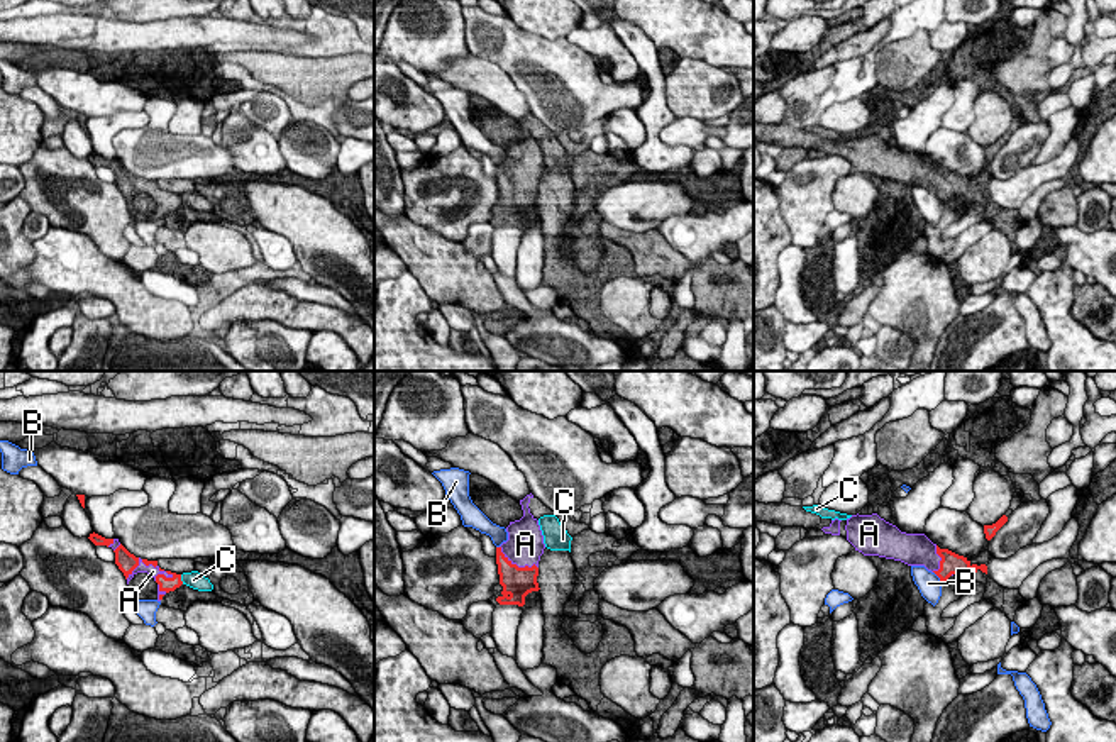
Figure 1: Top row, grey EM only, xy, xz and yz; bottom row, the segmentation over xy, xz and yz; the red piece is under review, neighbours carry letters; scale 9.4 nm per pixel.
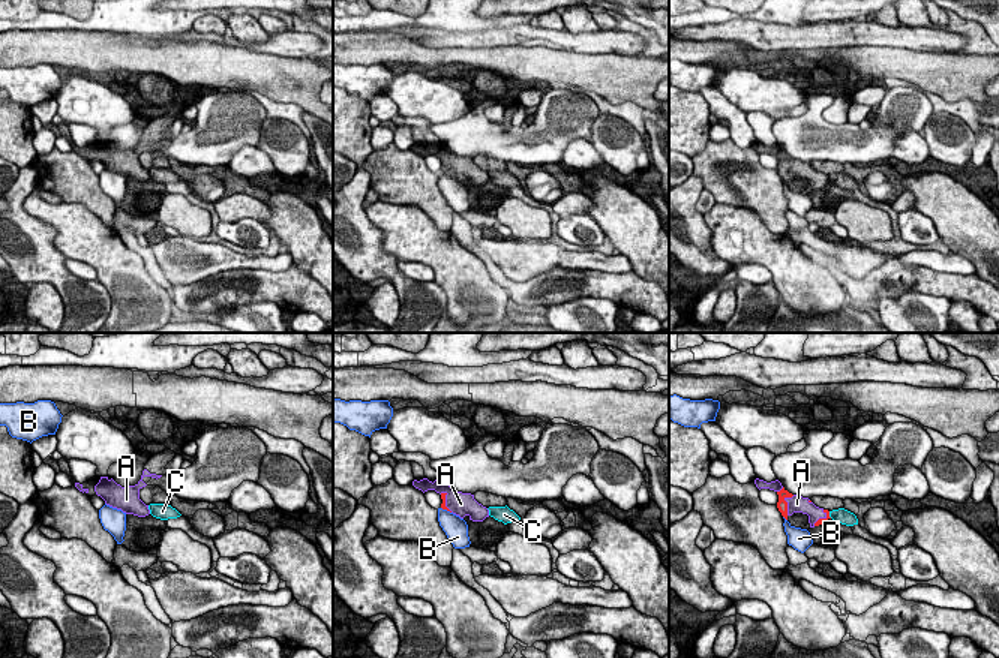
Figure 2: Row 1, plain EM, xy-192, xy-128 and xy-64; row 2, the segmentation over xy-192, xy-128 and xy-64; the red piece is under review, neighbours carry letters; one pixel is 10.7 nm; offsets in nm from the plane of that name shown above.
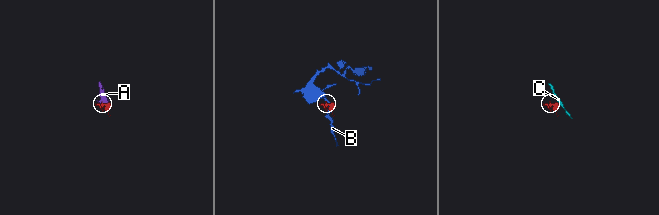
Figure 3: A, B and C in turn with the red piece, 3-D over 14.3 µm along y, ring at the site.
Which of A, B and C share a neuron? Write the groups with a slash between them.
A / B / C

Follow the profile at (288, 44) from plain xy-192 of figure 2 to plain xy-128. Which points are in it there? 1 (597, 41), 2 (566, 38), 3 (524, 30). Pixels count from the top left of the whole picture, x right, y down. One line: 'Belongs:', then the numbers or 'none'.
Belongs: 1, 2, 3

